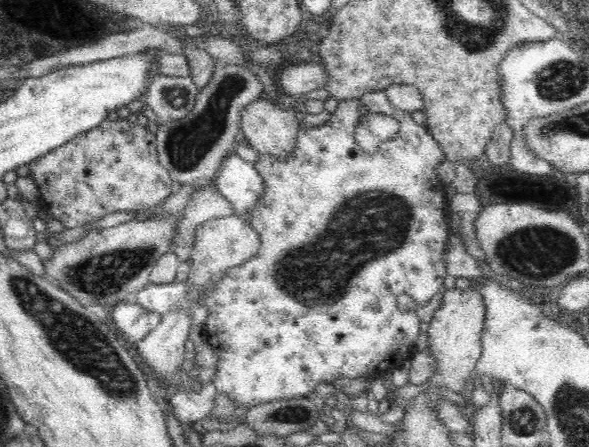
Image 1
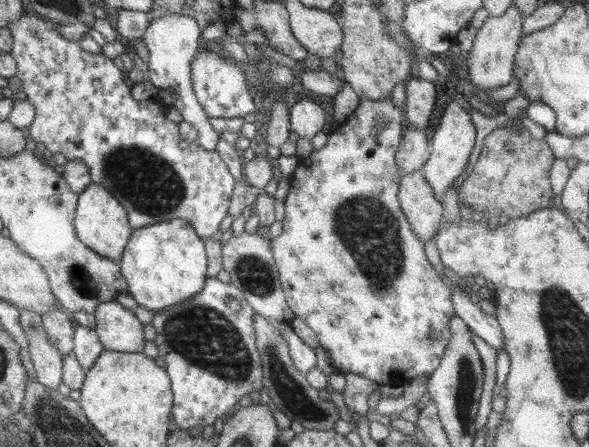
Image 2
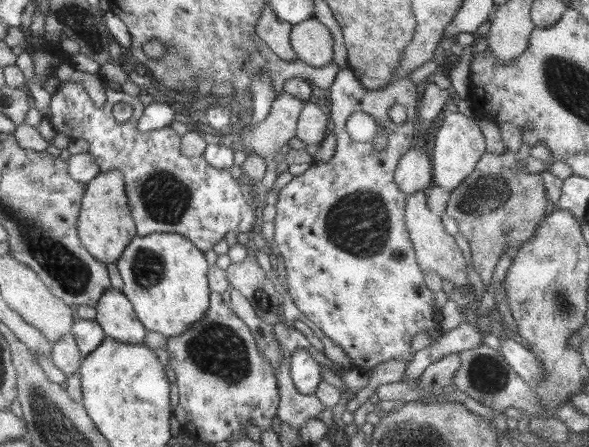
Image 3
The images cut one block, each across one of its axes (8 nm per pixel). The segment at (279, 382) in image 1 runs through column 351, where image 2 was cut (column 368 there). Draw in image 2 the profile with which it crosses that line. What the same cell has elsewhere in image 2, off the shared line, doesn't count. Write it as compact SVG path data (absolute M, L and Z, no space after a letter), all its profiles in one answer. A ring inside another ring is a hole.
M392 95L382 98L382 100L359 99L354 113L350 114L344 124L333 129L327 135L328 140L323 148L312 151L310 156L299 157L298 166L290 177L290 189L285 198L283 230L271 242L274 261L278 266L280 284L290 310L314 330L318 342L326 350L336 371L359 374L379 385L394 384L394 386L403 387L420 376L429 377L440 364L440 359L444 356L444 349L450 341L450 319L456 315L454 304L452 304L452 290L427 260L424 253L424 242L412 230L398 200L402 173L396 164L395 154L405 127L403 110L392 102ZM380 120L383 121L383 128L379 128L379 132L377 132L375 129L377 121ZM434 330L438 332L436 337L430 335Z

